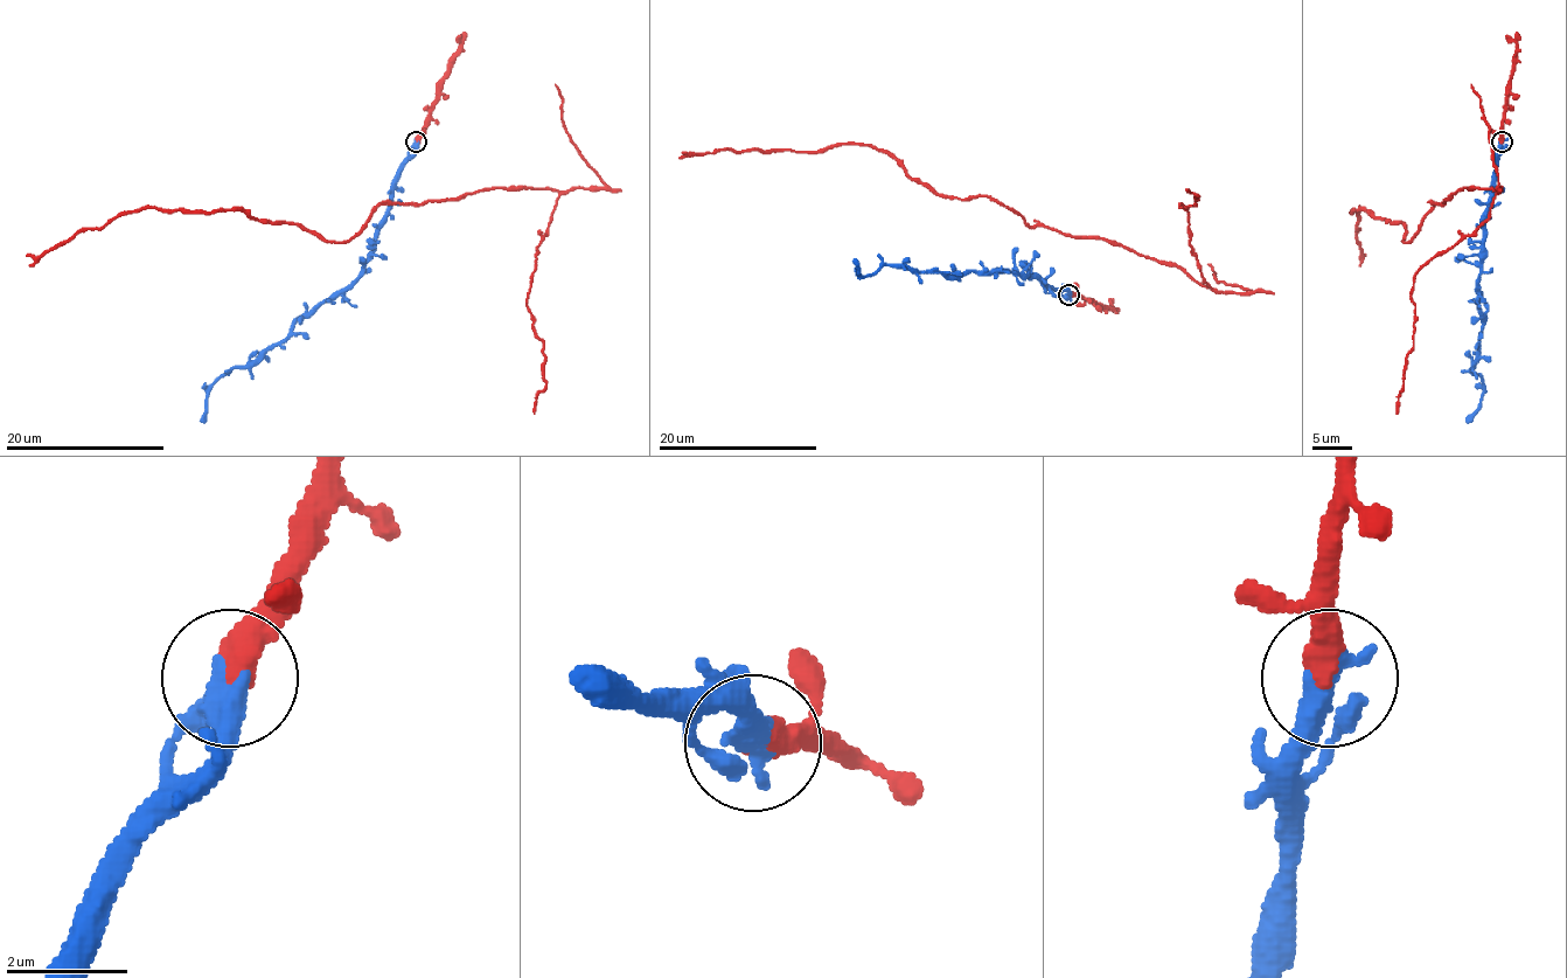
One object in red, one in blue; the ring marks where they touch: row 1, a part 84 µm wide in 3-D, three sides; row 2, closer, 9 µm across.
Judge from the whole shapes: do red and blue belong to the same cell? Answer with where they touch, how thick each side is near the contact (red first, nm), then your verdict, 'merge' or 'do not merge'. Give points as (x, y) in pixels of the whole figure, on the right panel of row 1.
(1502, 141) | 500/280 nm | merge

